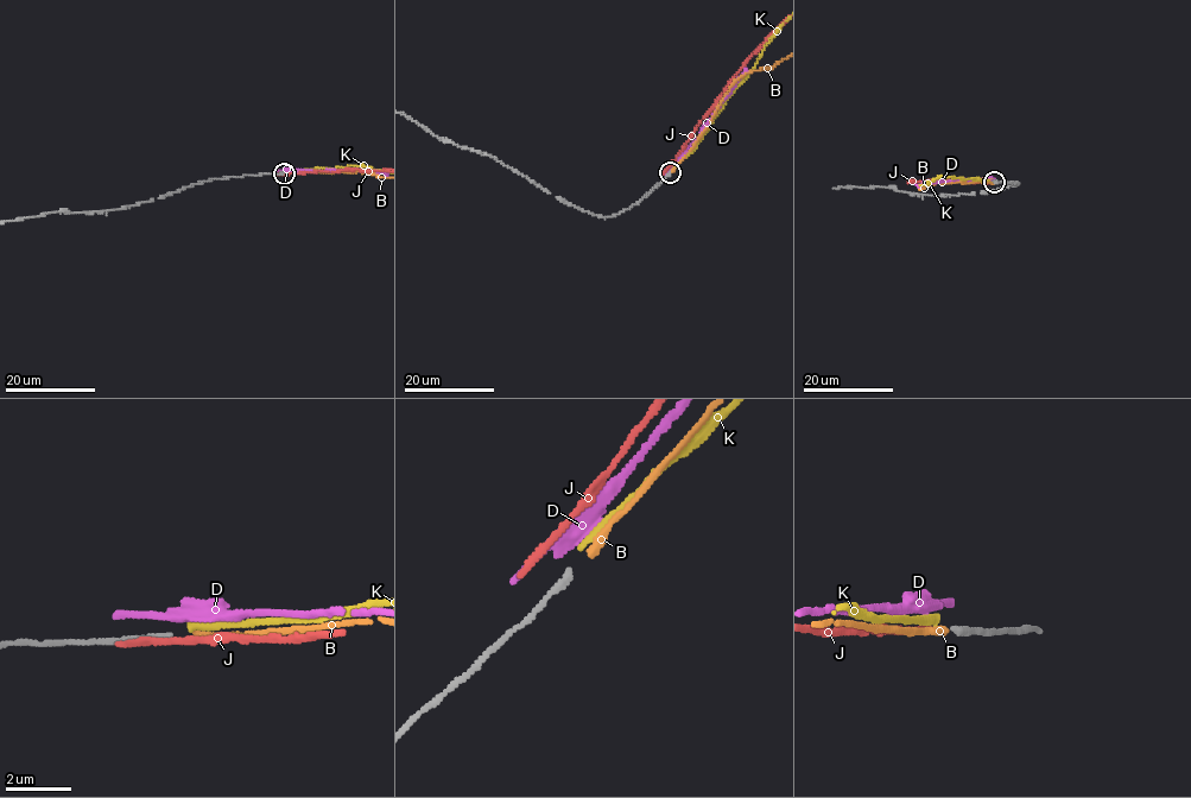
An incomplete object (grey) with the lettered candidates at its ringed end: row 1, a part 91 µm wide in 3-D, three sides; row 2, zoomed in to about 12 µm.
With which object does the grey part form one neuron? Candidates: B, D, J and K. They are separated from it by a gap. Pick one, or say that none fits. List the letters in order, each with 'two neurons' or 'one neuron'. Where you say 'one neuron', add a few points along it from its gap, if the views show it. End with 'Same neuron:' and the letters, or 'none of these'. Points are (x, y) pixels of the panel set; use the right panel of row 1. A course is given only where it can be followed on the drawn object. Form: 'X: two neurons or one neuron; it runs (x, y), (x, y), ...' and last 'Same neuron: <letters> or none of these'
B: one neuron
D: two neurons
J: two neurons
K: two neurons
Same neuron: B

